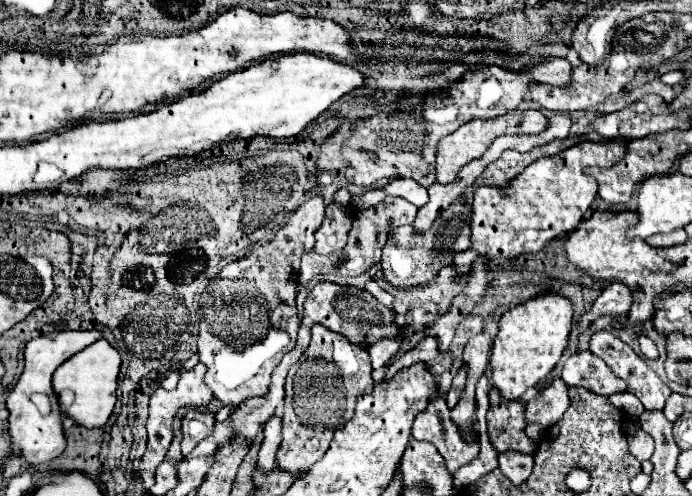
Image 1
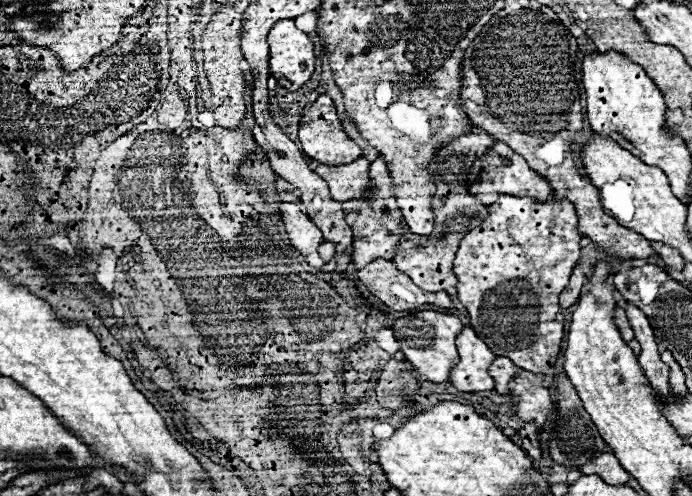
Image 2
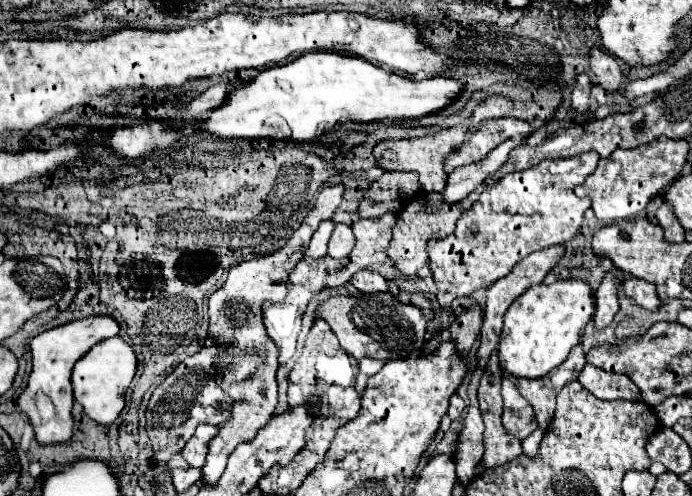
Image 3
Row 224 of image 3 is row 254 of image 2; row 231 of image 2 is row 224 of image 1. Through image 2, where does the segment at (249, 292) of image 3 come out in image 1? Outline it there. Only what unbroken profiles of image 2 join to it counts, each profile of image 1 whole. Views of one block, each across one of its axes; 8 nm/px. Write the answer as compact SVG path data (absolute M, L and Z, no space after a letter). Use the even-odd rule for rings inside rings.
M314 196L290 216L288 224L276 232L272 242L254 246L244 258L226 264L216 278L208 282L206 288L214 288L216 294L206 294L208 306L202 308L198 356L208 368L204 376L206 386L222 404L238 406L250 396L262 396L268 390L270 374L280 364L282 354L296 342L300 256L312 250L314 232L322 220L324 202L320 196ZM274 328L282 328L282 332L274 334ZM286 328L290 338L282 342Z

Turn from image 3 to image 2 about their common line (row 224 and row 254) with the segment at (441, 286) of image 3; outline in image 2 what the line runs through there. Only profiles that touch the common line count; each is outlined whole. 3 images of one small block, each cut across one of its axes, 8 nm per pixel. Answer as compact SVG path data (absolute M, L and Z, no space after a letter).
M502 194L488 206L488 218L482 226L474 228L460 240L452 266L452 272L458 278L458 300L468 310L476 334L488 336L490 348L496 356L506 356L516 366L536 374L540 372L548 376L554 372L554 362L564 338L564 316L558 316L558 294L566 288L572 268L580 260L582 234L576 230L576 224L576 210L568 200L536 204L532 198Z

